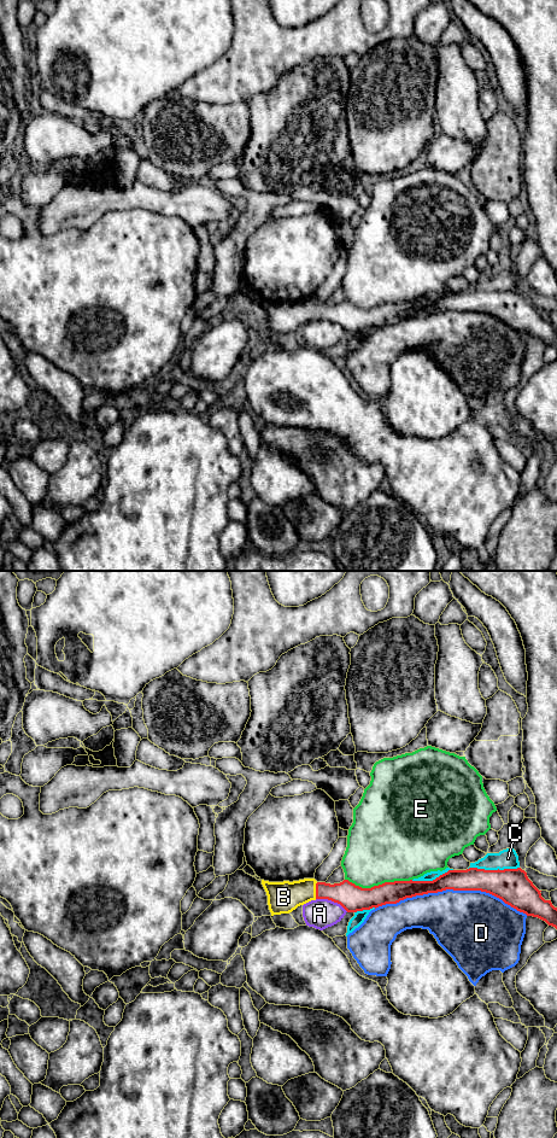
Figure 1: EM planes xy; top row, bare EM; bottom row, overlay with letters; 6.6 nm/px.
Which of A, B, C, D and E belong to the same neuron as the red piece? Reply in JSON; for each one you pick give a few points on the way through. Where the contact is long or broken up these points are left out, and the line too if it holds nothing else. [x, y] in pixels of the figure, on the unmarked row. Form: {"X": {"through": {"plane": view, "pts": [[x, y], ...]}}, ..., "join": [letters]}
{"join": ["B"]}

